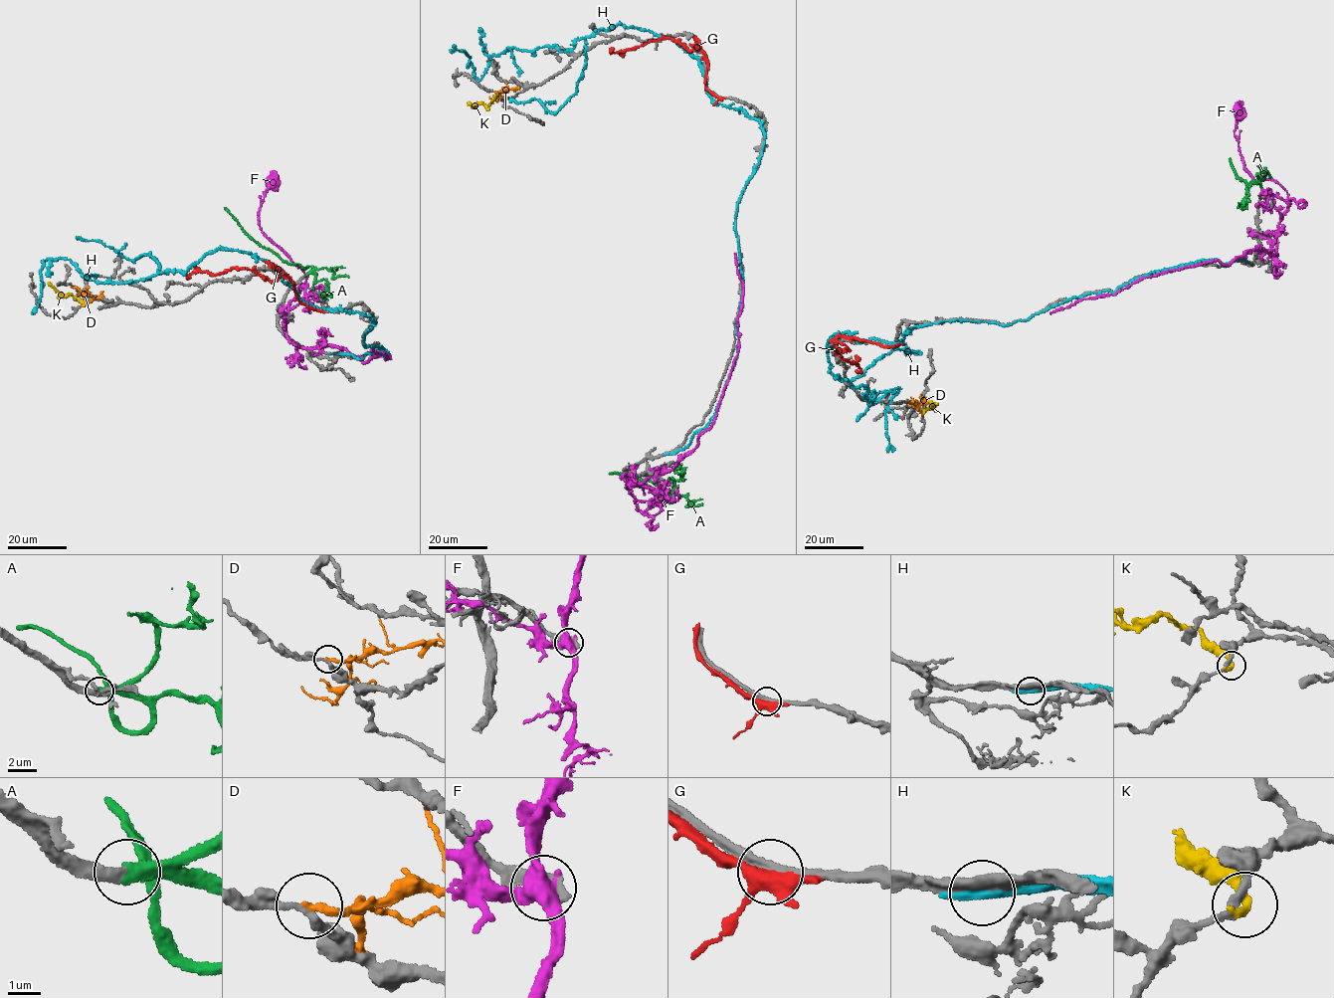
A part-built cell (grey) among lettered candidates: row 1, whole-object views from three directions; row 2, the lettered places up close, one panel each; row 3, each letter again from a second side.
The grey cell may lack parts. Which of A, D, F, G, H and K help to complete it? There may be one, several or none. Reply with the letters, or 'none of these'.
A

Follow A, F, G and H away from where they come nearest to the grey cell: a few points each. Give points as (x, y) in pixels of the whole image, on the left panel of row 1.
A: (304, 276), (314, 268), (287, 263), (261, 246), (225, 207)
F: (285, 328), (289, 340), (303, 347), (333, 345), (365, 362), (378, 354), (388, 358), (370, 351)
G: (318, 309), (299, 300), (292, 282), (273, 265), (279, 275), (274, 281), (244, 268), (188, 275)
H: (331, 354), (388, 351), (362, 344), (372, 318), (308, 304), (245, 252), (115, 283), (50, 258), (32, 313)

